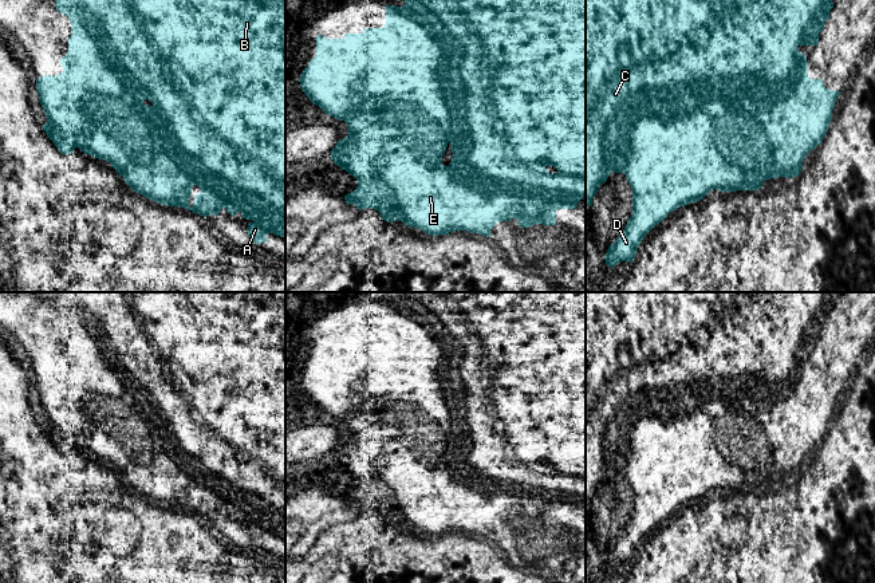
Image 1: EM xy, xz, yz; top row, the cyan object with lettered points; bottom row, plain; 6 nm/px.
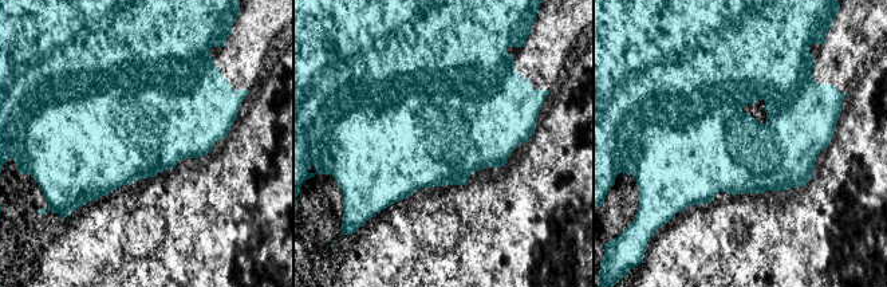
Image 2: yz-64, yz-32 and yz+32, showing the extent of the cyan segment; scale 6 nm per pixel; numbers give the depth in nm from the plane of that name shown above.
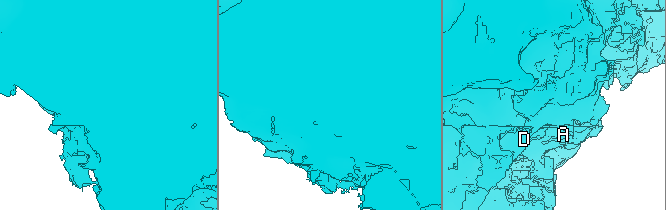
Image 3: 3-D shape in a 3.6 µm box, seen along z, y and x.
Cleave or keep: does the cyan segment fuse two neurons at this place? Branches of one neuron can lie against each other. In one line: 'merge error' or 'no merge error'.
merge error

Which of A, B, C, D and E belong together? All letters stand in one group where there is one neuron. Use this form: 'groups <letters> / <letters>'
groups A B C E / D

